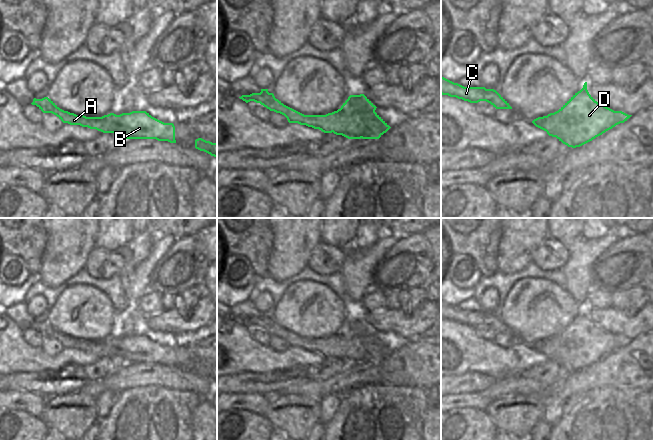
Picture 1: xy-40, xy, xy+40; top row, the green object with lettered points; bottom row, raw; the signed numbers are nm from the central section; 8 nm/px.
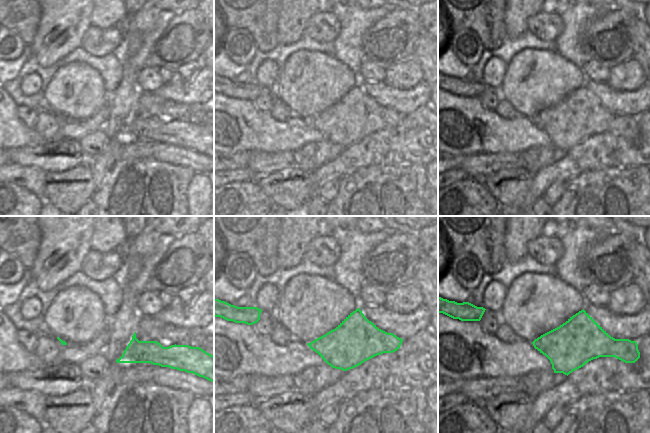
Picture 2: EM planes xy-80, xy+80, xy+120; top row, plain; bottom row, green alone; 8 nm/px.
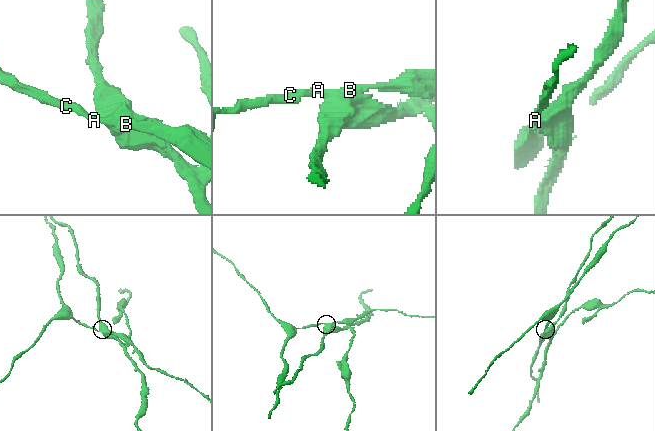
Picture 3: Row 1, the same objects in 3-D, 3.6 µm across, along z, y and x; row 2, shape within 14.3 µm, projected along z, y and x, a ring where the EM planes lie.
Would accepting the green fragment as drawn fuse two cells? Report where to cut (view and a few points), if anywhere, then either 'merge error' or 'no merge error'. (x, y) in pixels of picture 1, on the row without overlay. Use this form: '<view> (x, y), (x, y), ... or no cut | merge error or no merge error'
xy (337, 334), (348, 338), (359, 337), (366, 350), (367, 359) | merge error

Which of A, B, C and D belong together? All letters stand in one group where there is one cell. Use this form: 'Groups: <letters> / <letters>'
Groups: A B C / D.

